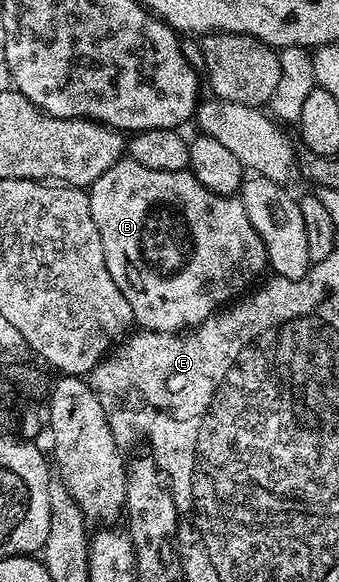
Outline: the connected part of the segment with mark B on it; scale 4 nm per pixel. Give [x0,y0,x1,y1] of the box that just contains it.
[87,158,268,334]

